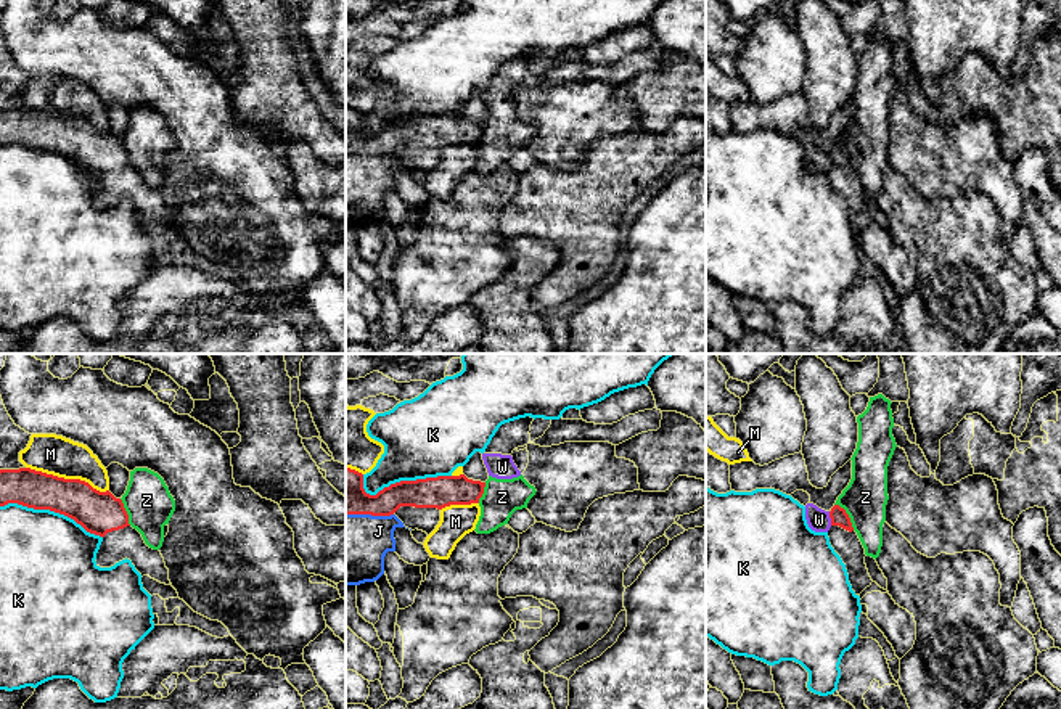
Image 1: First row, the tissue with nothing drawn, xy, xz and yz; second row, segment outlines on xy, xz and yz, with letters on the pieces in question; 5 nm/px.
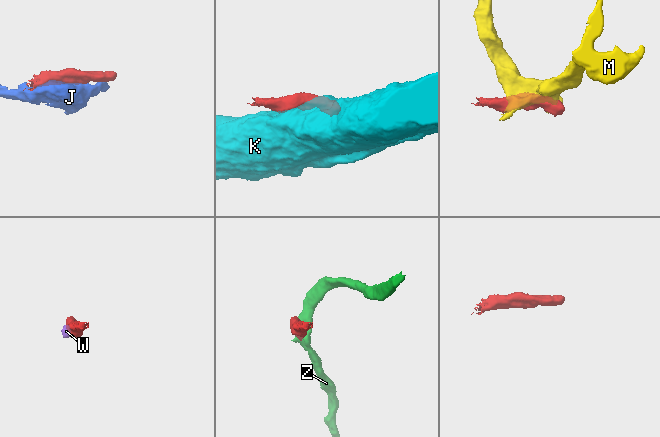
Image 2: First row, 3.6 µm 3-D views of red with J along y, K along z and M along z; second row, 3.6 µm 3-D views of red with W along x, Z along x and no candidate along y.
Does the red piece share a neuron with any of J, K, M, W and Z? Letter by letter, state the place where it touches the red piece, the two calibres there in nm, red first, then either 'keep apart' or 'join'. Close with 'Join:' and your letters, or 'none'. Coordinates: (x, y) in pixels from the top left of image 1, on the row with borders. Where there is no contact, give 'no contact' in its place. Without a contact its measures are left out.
J: xz (370, 513) | 190/360 nm | keep apart
K: xz (405, 481) | 160/400 nm | keep apart
M: xy (68, 479) | 220/200 nm | keep apart
W: yz (830, 516) | 90/120 nm | keep apart
Z: yz (847, 515) | 90/220 nm | keep apart
Join: none

